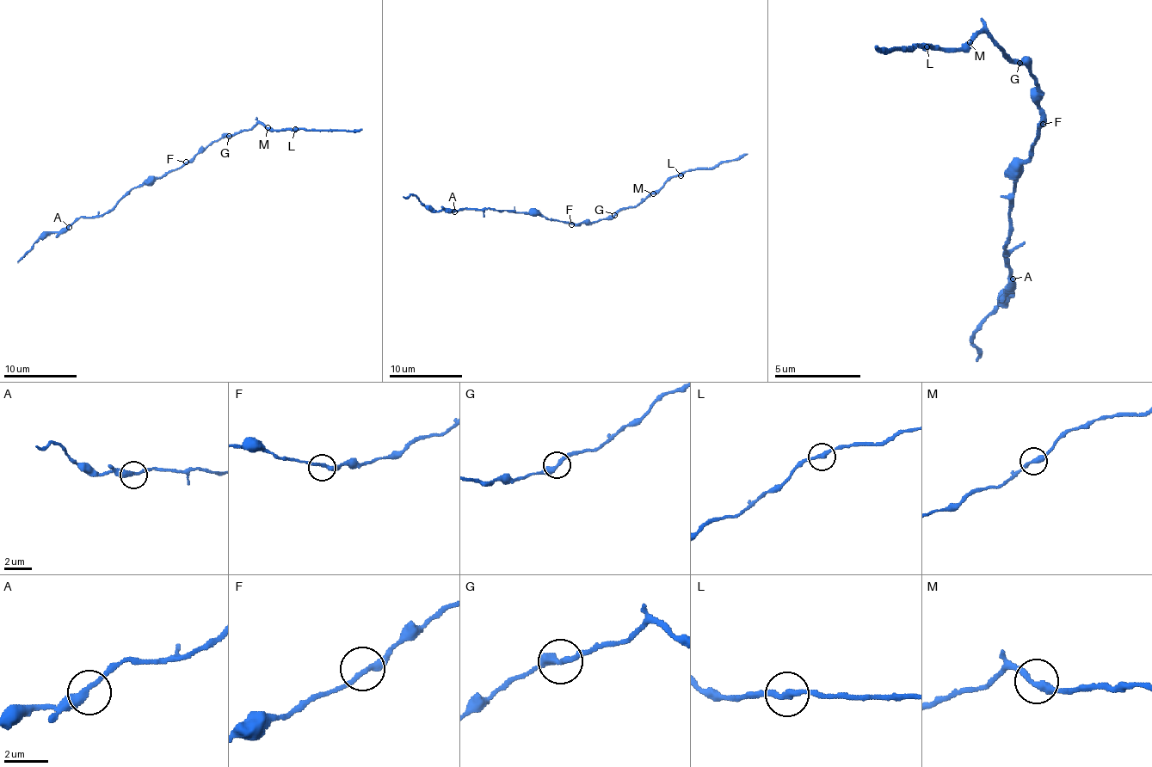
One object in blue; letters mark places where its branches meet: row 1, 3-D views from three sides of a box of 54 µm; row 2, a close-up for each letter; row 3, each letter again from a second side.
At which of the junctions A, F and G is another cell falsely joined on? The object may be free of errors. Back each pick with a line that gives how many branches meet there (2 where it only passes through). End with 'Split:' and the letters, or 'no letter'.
G: 2
Split: G

